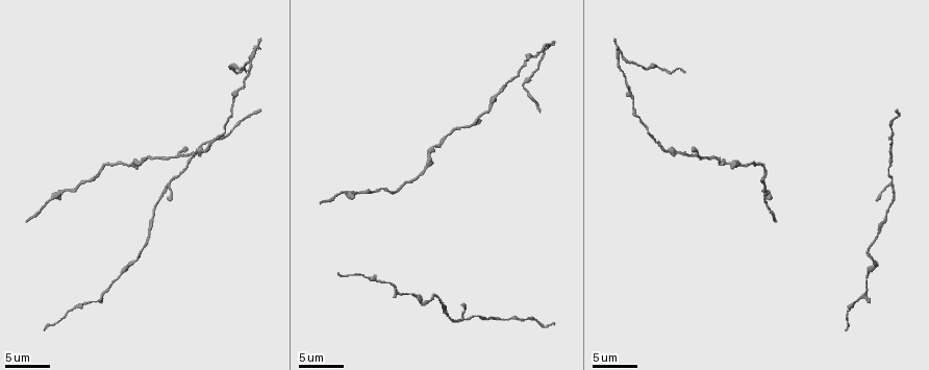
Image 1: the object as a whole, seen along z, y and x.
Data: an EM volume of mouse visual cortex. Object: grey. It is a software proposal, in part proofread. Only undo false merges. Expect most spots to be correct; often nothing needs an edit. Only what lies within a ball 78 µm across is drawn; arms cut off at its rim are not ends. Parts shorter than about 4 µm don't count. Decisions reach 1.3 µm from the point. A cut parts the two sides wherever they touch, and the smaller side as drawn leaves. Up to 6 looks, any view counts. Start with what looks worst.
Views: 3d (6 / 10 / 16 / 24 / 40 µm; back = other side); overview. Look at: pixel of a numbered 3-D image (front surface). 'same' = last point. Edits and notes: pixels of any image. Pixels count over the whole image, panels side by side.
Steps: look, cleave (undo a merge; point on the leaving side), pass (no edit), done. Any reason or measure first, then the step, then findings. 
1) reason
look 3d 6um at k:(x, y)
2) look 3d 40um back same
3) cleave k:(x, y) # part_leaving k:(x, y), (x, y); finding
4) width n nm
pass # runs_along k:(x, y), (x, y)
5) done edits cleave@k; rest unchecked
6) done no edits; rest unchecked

thick turns thin
look 3d 6um at 1:(444, 311)

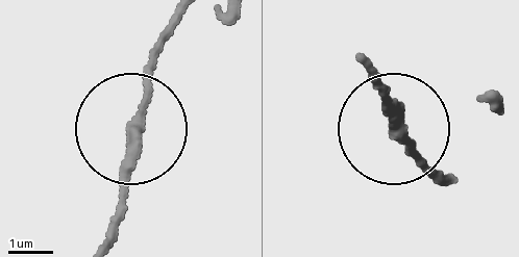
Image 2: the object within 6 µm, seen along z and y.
width 240 nm
pass # continuous, no second neuron

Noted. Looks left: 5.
thick turns thin
look 3d 16um at 1:(426, 302)

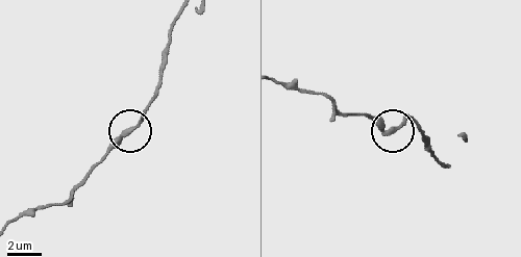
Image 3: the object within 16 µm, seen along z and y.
pass # continuous, no second neuron

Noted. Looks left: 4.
sudden change in width
look 3d 10um at 1:(207, 147)

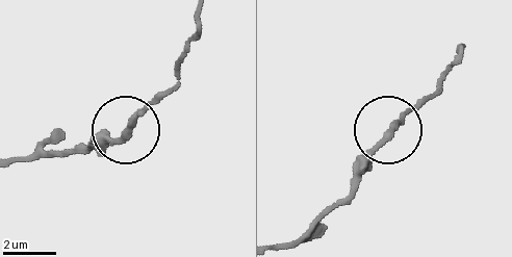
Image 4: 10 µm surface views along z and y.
pass # runs_along 4:(298, 242), (346, 195), (359, 161), (424, 97); all the same neuron

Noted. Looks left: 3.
done no edits; rest unchecked

